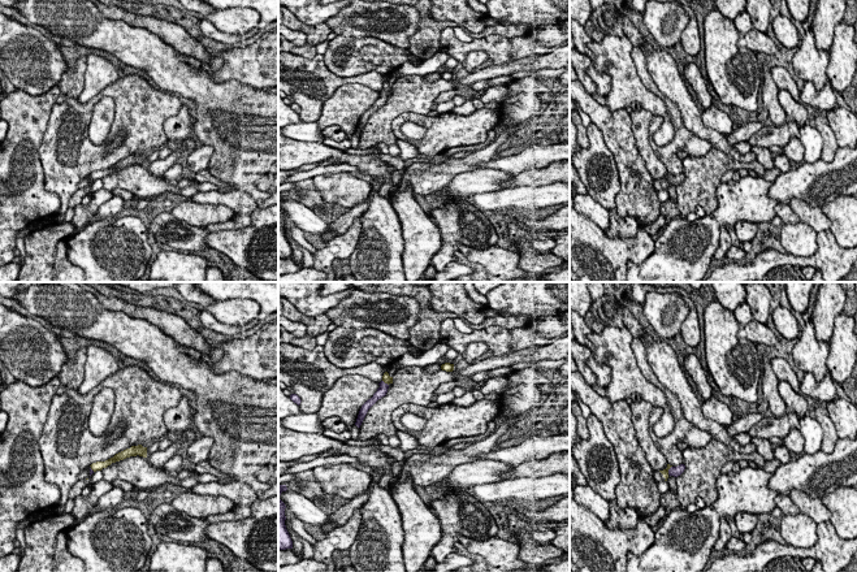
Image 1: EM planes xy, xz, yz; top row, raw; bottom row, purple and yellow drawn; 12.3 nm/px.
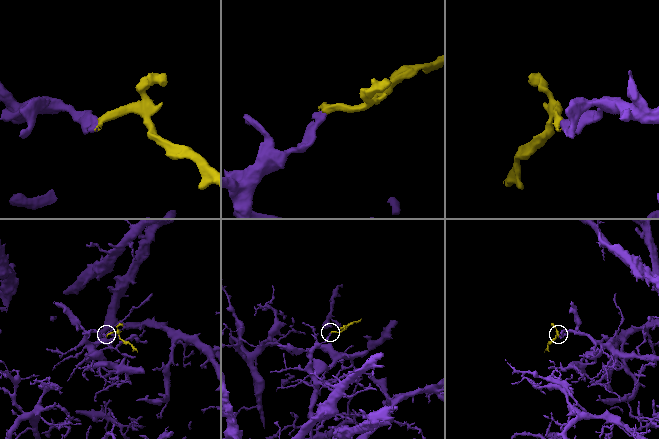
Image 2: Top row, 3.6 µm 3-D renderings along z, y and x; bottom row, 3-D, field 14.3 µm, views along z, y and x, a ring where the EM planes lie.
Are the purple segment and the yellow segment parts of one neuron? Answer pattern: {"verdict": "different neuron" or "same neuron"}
{"verdict": "same neuron"}

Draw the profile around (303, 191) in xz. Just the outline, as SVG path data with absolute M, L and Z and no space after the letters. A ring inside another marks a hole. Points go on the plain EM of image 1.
M312 178L294 183L295 186L286 192L289 199L302 203L316 213L324 211L328 207L321 196L321 192L313 186Z

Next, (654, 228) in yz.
M659 214L653 224L645 225L642 229L652 237L658 234L666 226L666 224L666 218Z

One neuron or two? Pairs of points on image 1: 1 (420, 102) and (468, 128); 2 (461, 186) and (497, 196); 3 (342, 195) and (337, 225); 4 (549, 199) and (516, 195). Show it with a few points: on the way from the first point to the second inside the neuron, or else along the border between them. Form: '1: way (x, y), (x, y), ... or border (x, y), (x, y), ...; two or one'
1: border (425, 113), (401, 113), (395, 118); two
2: border (503, 186), (471, 195); two
3: border (371, 193), (349, 208); two
4: way (541, 196), (524, 196); one

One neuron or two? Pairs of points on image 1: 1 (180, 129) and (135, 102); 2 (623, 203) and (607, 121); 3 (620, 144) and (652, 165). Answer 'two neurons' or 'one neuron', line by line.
1: two neurons
2: one neuron
3: two neurons

